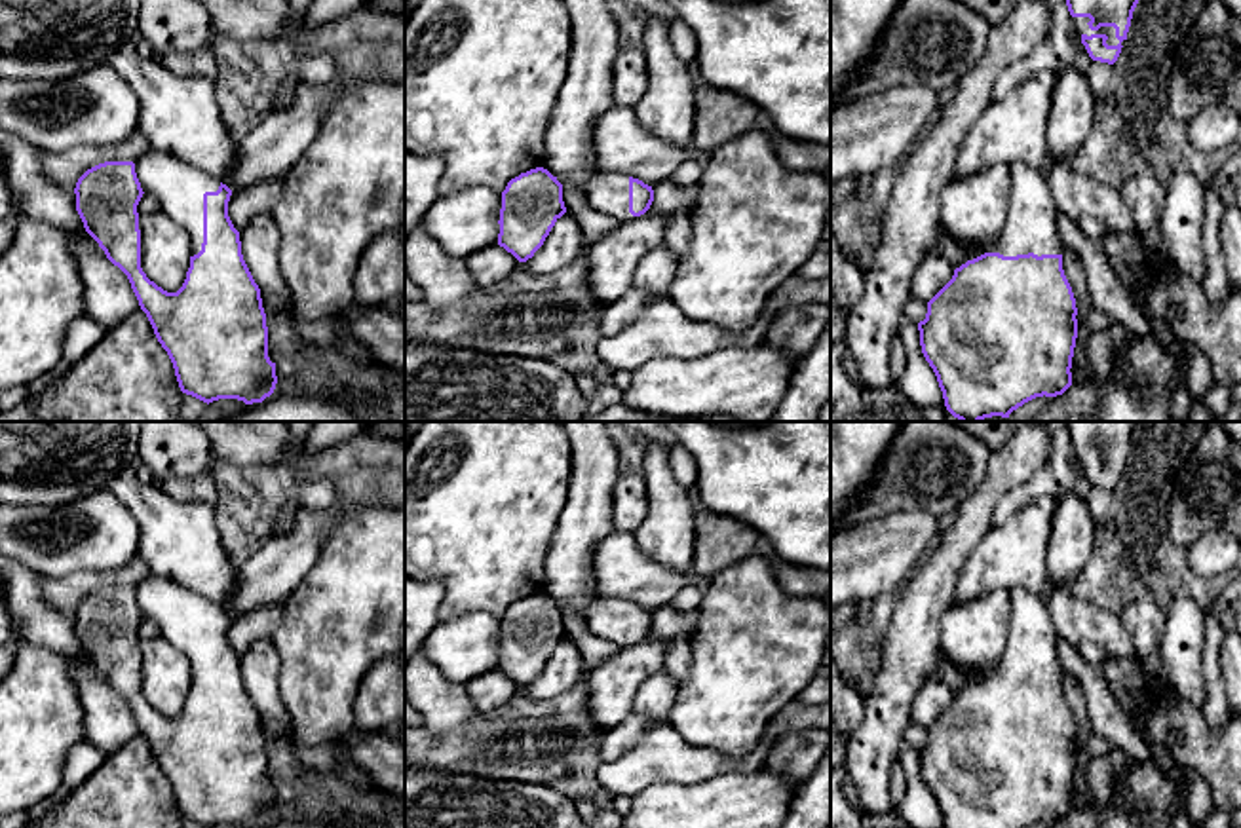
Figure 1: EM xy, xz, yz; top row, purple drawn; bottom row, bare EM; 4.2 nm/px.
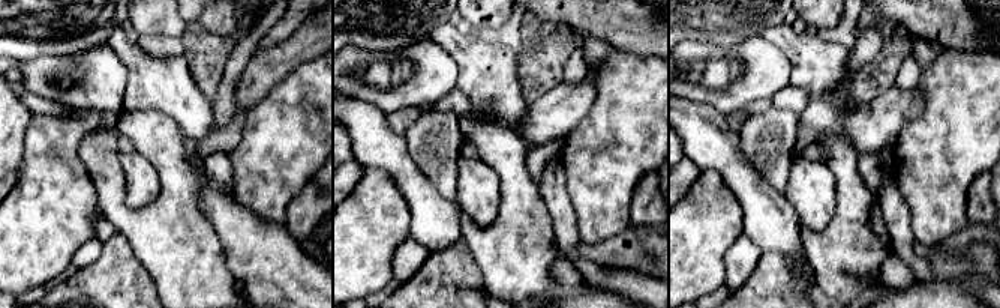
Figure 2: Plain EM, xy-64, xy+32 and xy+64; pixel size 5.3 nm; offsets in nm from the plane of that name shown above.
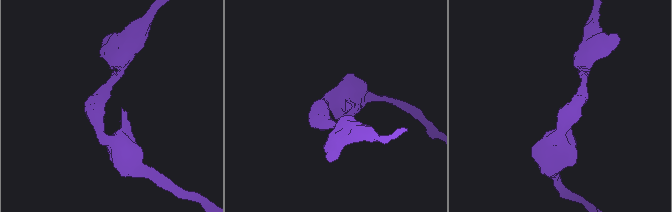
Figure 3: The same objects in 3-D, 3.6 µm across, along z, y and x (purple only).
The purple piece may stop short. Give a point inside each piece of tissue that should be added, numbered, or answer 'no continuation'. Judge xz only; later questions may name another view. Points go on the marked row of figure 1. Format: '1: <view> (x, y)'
1: xz (607, 192)

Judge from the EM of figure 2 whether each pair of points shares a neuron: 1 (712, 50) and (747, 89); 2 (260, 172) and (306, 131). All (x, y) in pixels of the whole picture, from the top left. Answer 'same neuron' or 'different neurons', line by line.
1: same neuron
2: same neuron

